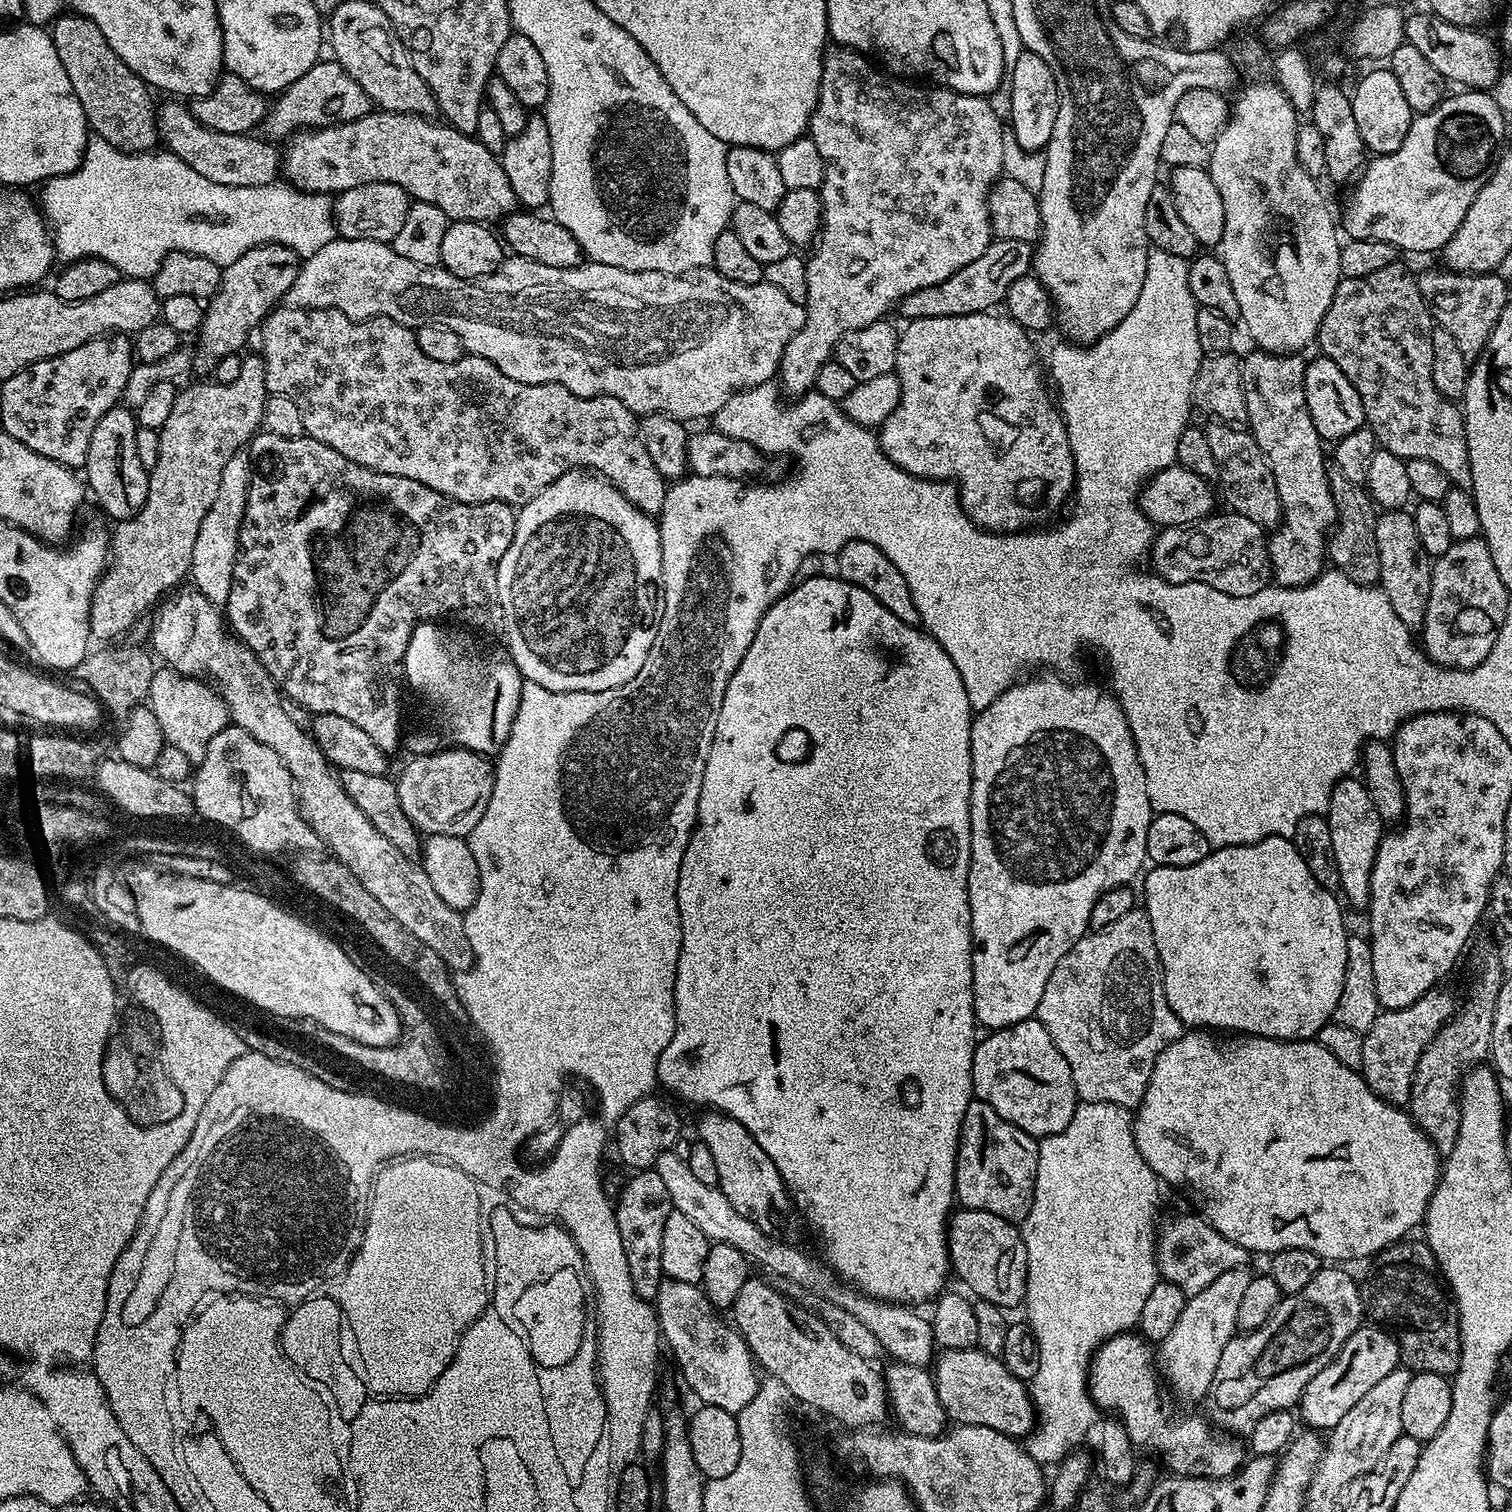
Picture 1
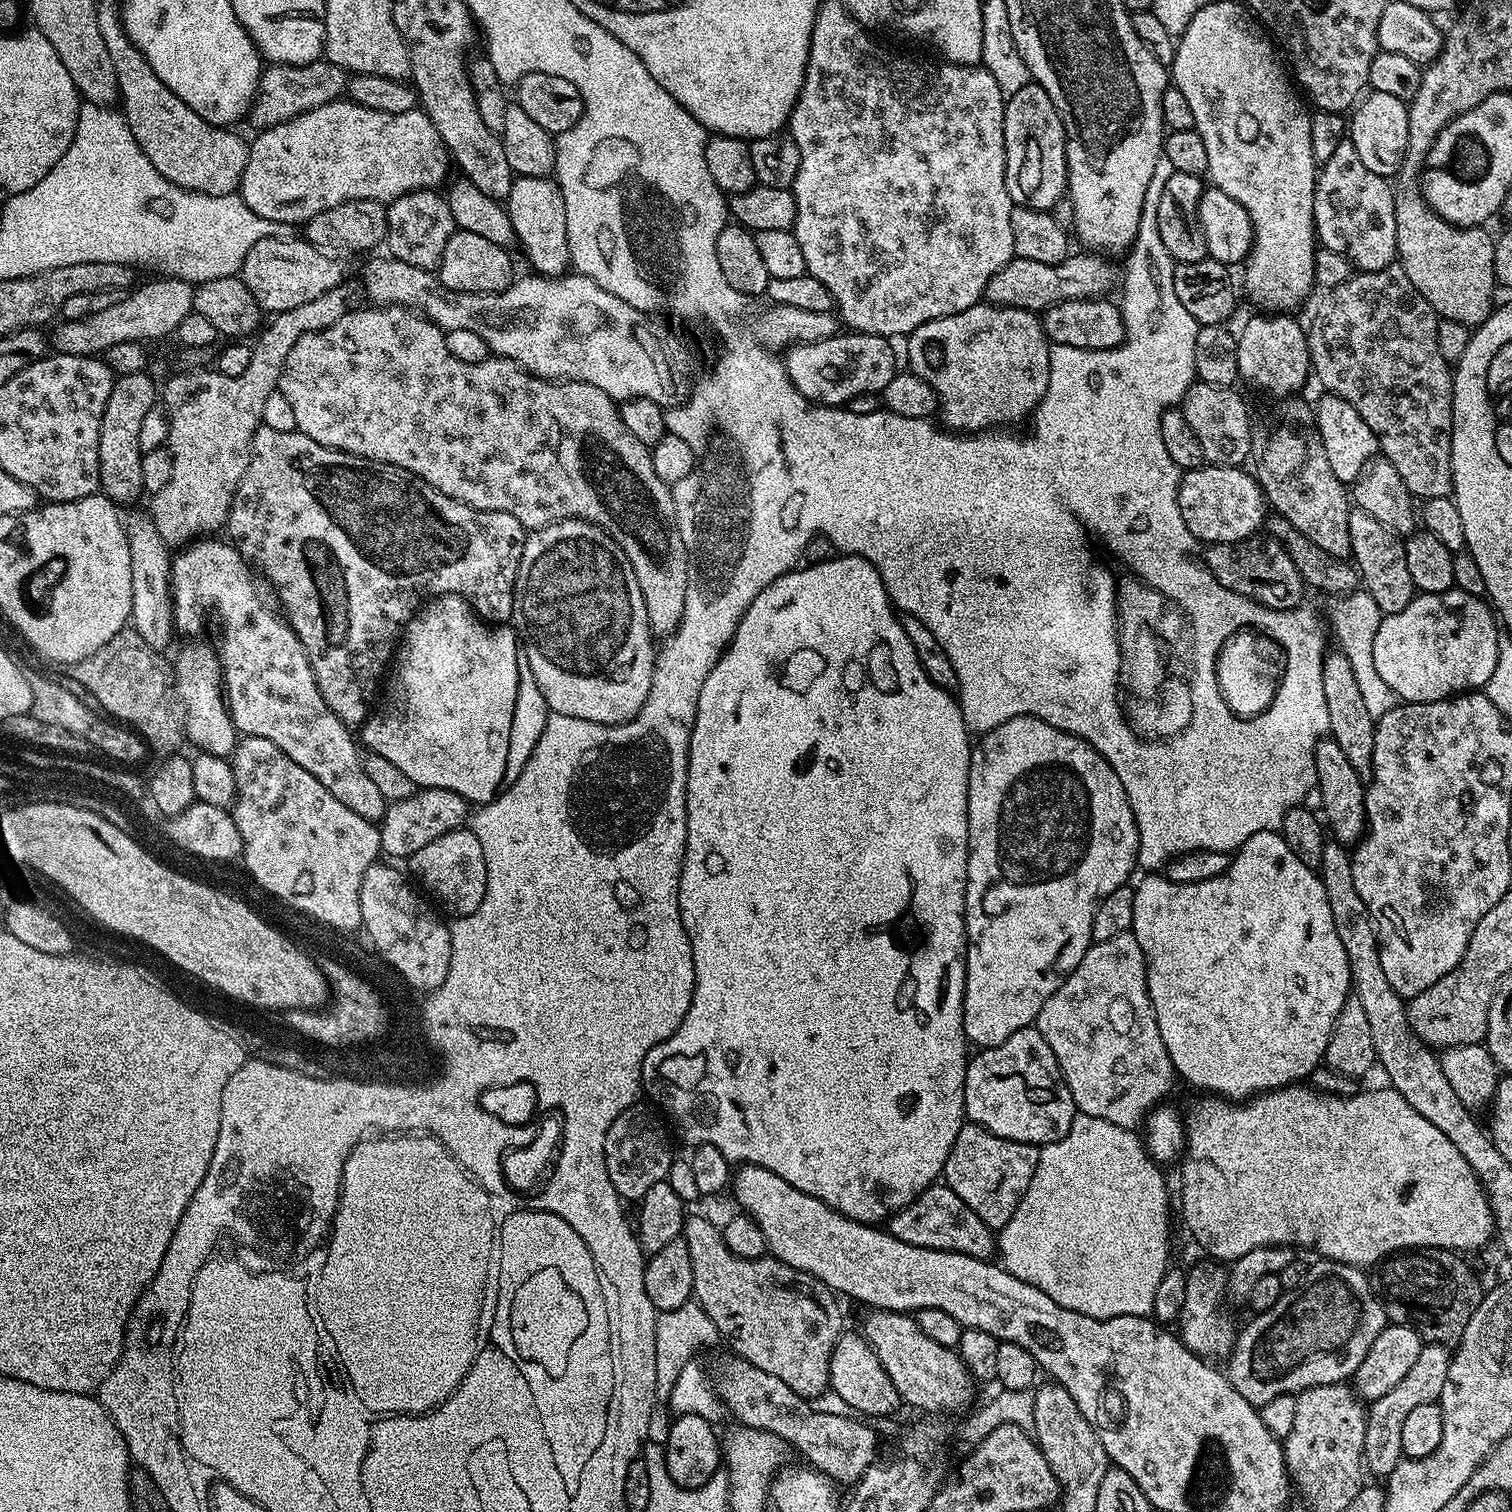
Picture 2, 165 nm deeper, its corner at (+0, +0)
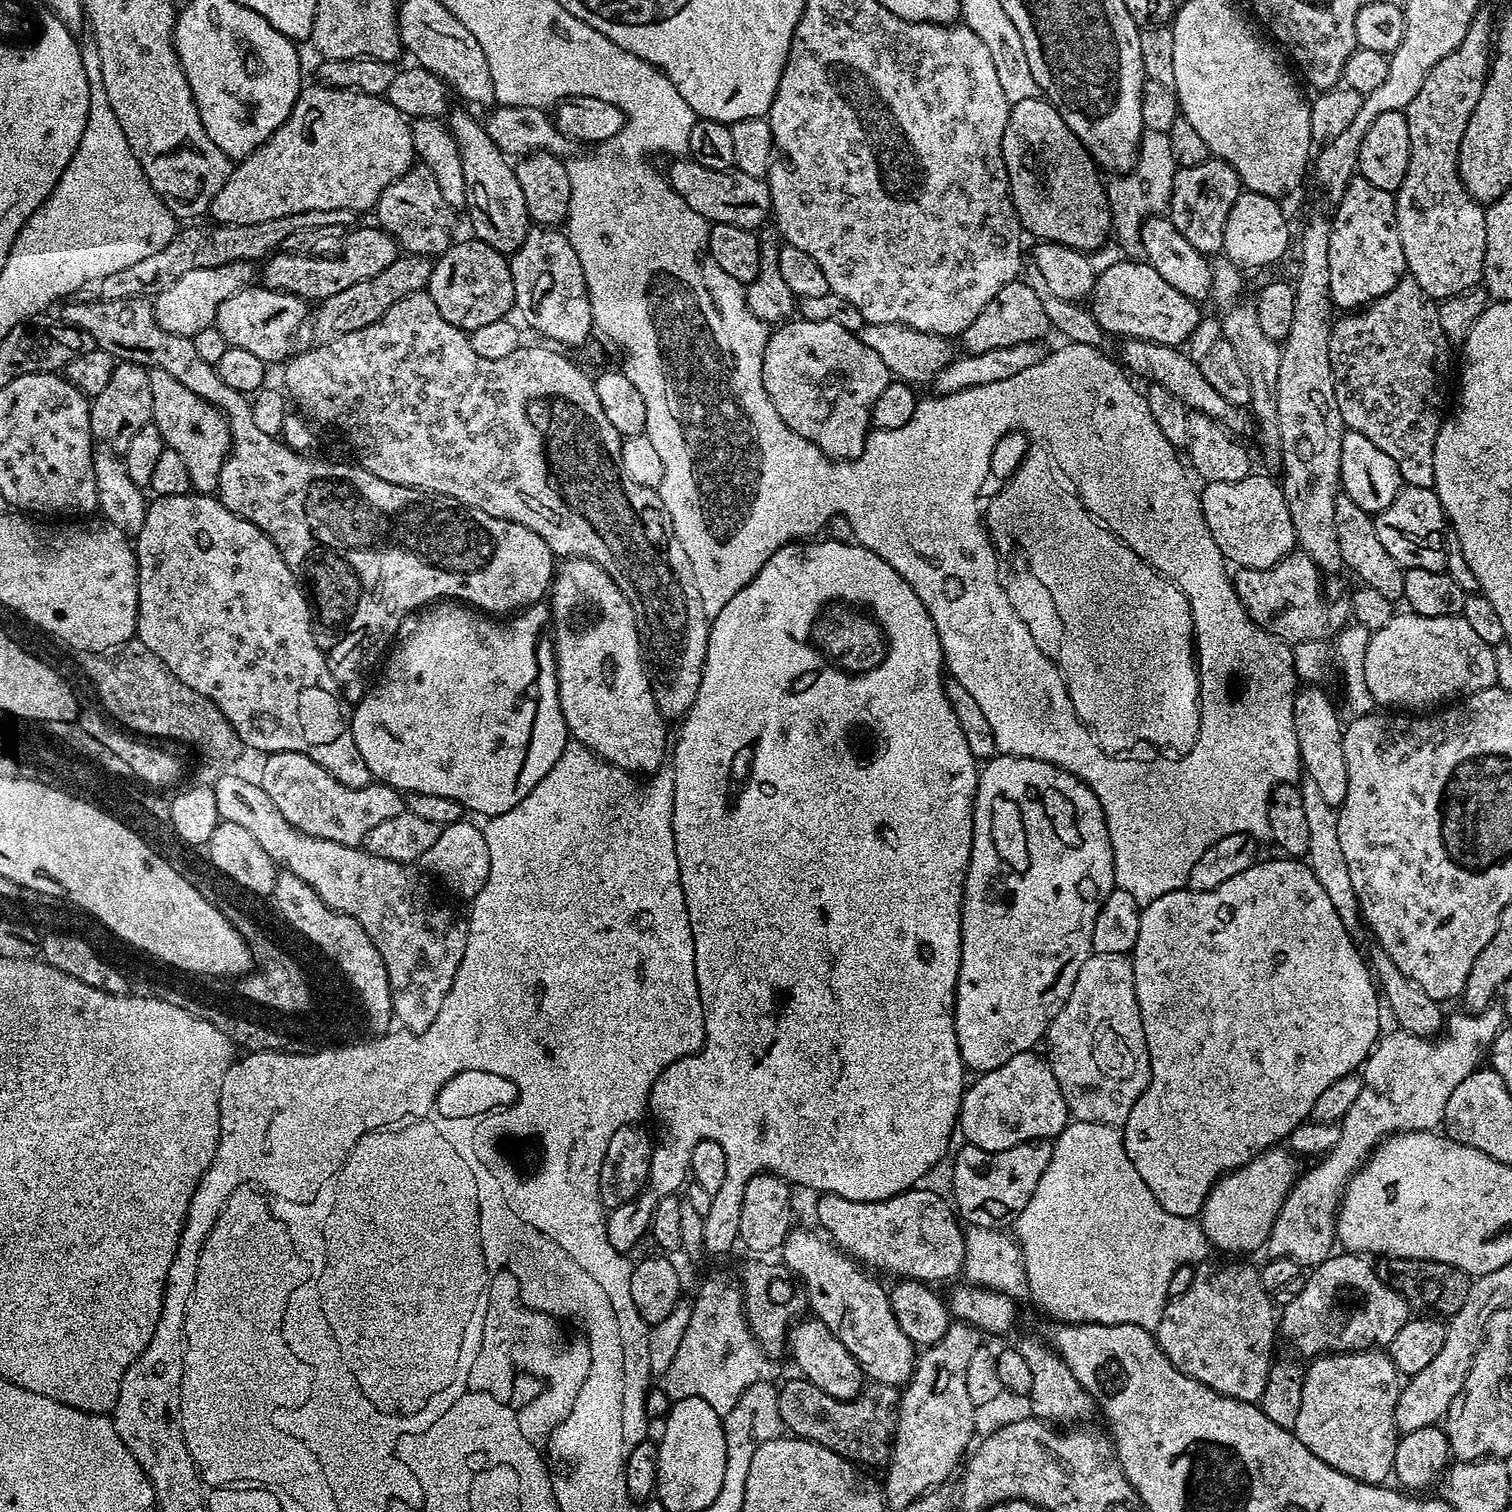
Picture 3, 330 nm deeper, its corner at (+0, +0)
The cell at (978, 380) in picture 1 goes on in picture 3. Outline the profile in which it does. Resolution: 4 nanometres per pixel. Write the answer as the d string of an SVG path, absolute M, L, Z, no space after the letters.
M1017 278L1010 281L986 306L982 306L982 314L966 326L962 334L964 340L963 351L968 354L994 350L995 348L1009 348L1020 342L1030 342L1031 340L1043 341L1044 335L1050 332L1050 325L1046 312L1042 308L1042 301L1038 298L1034 290L1023 279Z

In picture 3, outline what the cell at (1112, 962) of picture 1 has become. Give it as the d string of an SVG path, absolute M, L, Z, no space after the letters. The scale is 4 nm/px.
M1093 954L1086 962L1082 962L1082 970L1078 970L1078 978L1074 978L1074 990L1070 990L1070 998L1066 998L1063 1008L1058 1010L1058 1014L1050 1022L1046 1037L1047 1044L1046 1059L1052 1068L1054 1078L1058 1078L1058 1086L1062 1090L1062 1098L1066 1102L1071 1119L1123 1126L1130 1110L1134 1110L1134 1102L1138 1102L1138 1098L1144 1093L1152 1077L1150 1058L1146 1050L1146 1034L1142 1034L1142 1014L1138 1010L1138 998L1134 994L1134 970L1132 969L1132 961L1127 955Z

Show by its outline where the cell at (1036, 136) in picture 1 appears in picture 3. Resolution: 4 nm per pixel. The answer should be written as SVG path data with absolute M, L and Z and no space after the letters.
M1035 96L1034 98L1026 98L1022 102L1009 107L1008 121L1002 134L1002 154L1004 155L1006 170L1008 171L1008 191L1016 207L1016 216L1019 218L1025 233L1033 232L1037 241L1060 243L1062 246L1072 247L1088 254L1092 252L1091 248L1096 248L1103 242L1104 235L1109 235L1112 232L1112 209L1108 203L1105 181L1103 179L1100 181L1101 169L1096 161L1093 160L1092 155L1082 146L1079 138L1070 130L1070 126L1066 126L1066 122L1062 122L1062 114L1058 114L1058 110L1048 99Z

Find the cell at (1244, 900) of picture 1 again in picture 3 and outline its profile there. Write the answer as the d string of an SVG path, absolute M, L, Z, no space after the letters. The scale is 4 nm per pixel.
M1296 858L1280 859L1284 860L1261 859L1242 870L1242 874L1226 878L1226 882L1214 890L1181 890L1162 894L1162 898L1154 898L1154 902L1140 909L1138 942L1134 942L1130 959L1134 970L1134 994L1142 1014L1142 1034L1146 1034L1152 1077L1138 1102L1134 1102L1134 1110L1130 1110L1122 1131L1126 1154L1130 1154L1134 1170L1138 1170L1142 1182L1150 1186L1150 1194L1158 1198L1158 1206L1162 1206L1162 1210L1170 1210L1170 1214L1199 1217L1208 1191L1224 1173L1241 1168L1265 1148L1287 1141L1291 1132L1311 1117L1312 1107L1318 1102L1322 1090L1338 1082L1338 1078L1353 1075L1368 1059L1382 1035L1382 996L1374 972L1366 963L1365 953L1363 956L1356 949L1359 948L1357 941L1352 939L1346 926L1342 926L1342 918L1338 918L1338 910L1334 910L1330 894L1322 890L1322 885L1318 883L1318 878L1314 878L1307 863Z

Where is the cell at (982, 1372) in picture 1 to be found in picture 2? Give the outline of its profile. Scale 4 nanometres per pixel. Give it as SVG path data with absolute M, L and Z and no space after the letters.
M872 1310L867 1314L869 1316L864 1320L862 1335L874 1350L874 1354L878 1354L878 1362L882 1362L886 1374L890 1374L890 1382L894 1382L901 1401L905 1405L921 1408L924 1412L956 1412L959 1408L967 1409L969 1407L967 1404L972 1400L974 1381L960 1360L960 1354L956 1348L938 1346L938 1342L926 1338L926 1334L922 1334L922 1330L918 1330L915 1315L883 1310Z

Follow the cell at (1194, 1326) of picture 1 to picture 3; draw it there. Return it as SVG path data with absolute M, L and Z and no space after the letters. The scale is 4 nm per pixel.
M1489 1006L1481 1012L1471 1013L1459 1010L1447 1017L1446 1033L1435 1040L1426 1036L1412 1036L1409 1032L1392 1030L1392 1033L1381 1035L1376 1041L1376 1047L1362 1065L1362 1079L1358 1090L1358 1099L1354 1106L1346 1110L1344 1119L1339 1121L1341 1138L1338 1139L1330 1152L1327 1153L1308 1173L1301 1175L1288 1192L1287 1198L1276 1215L1274 1226L1268 1231L1266 1252L1269 1257L1281 1256L1291 1258L1302 1266L1321 1264L1333 1255L1336 1238L1336 1214L1340 1207L1340 1199L1352 1176L1360 1171L1361 1164L1372 1149L1386 1136L1398 1132L1430 1132L1439 1129L1444 1122L1446 1102L1450 1102L1450 1094L1471 1072L1476 1071L1480 1060L1480 1048L1487 1049L1495 1040L1500 1029L1505 1027L1506 1017L1500 1006Z

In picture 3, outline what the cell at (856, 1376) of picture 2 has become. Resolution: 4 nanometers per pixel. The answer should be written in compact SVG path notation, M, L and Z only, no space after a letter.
M804 1318L793 1323L786 1344L790 1352L792 1348L793 1362L800 1367L799 1375L826 1394L839 1400L852 1400L865 1387L866 1377L860 1363L821 1320Z

